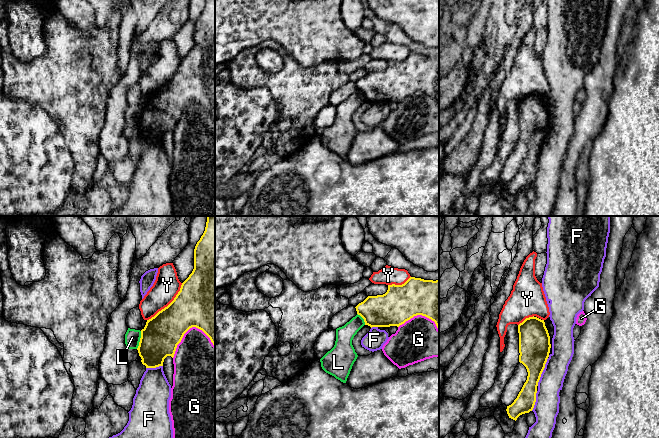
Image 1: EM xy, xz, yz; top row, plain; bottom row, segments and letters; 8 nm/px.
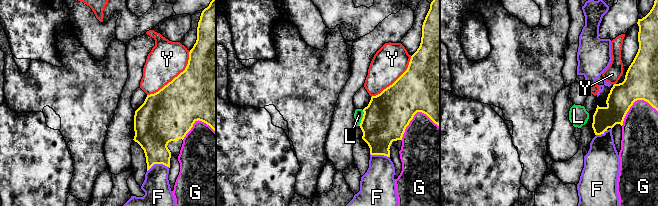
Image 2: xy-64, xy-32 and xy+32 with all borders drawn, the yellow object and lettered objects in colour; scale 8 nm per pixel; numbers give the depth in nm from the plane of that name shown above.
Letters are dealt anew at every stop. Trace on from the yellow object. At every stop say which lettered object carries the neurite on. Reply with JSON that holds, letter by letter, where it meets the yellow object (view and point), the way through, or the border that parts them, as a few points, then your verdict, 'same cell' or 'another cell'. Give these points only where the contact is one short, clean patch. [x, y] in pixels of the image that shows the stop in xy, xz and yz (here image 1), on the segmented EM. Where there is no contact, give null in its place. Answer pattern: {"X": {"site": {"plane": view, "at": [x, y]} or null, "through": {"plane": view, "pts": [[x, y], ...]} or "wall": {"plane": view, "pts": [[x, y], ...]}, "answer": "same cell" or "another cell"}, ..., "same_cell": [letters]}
{"F": {"site": {"plane": "yz", "at": [542, 371]}, "answer": "another cell"}, "G": {"site": {"plane": "xy", "at": [188, 329]}, "answer": "another cell"}, "L": {"site": {"plane": "xy", "at": [140, 340]}, "wall": {"plane": "xy", "pts": [[141, 331], [139, 345], [136, 348]]}, "answer": "another cell"}, "Y": {"site": {"plane": "xy", "at": [169, 304]}, "answer": "another cell"}, "same_cell": []}

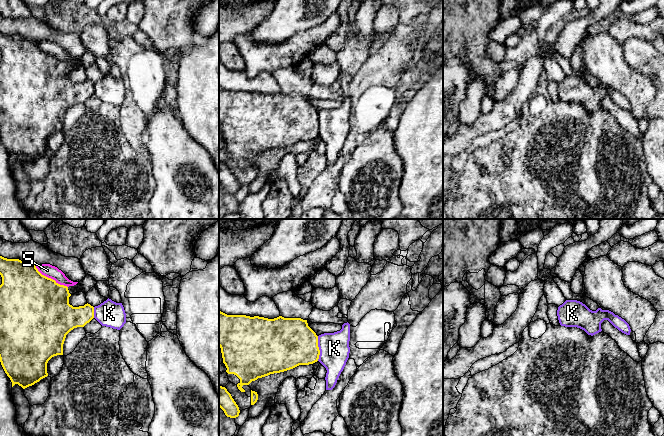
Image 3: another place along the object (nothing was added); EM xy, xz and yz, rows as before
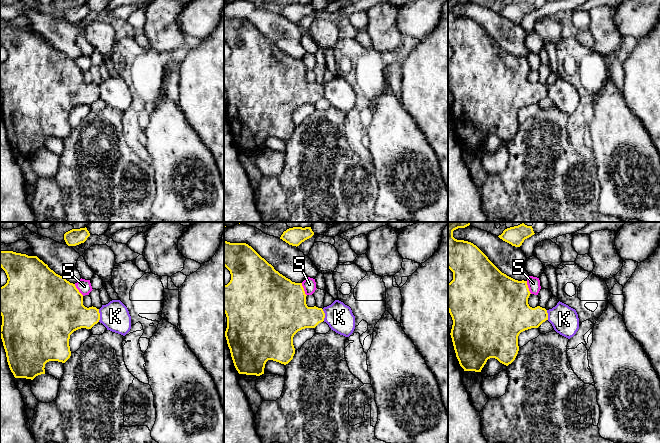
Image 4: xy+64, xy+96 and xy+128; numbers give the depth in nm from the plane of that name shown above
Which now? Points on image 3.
{"K": {"site": {"plane": "xz", "at": [318, 348]}, "wall": {"plane": "xz", "pts": [[317, 336], [318, 360]]}, "answer": "another cell"}, "S": {"site": {"plane": "xy", "at": [50, 278]}, "answer": "another cell"}, "same_cell": []}

